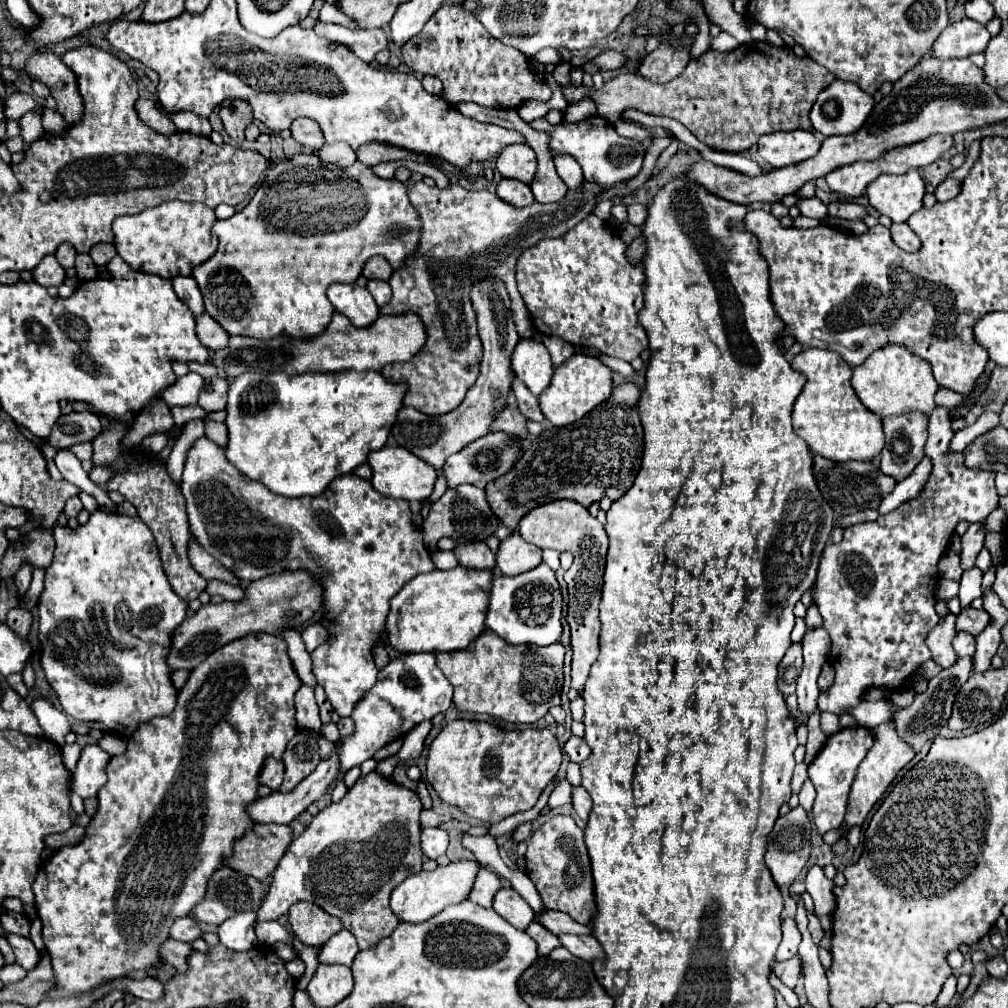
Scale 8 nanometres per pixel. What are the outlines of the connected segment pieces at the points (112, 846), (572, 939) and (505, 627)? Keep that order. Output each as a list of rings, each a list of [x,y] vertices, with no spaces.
[[[252,633],[242,639],[230,641],[228,645],[216,649],[216,653],[208,655],[196,669],[190,671],[184,687],[178,691],[176,709],[166,717],[154,717],[152,721],[140,723],[138,729],[130,735],[126,753],[114,755],[108,761],[106,773],[108,781],[98,791],[98,811],[86,825],[86,835],[76,845],[66,845],[56,849],[46,861],[42,861],[38,875],[32,883],[34,891],[34,907],[42,921],[42,939],[46,945],[46,951],[50,955],[52,971],[56,985],[48,991],[48,999],[58,997],[74,997],[80,993],[92,993],[102,983],[128,977],[134,969],[160,969],[162,957],[160,957],[160,945],[170,937],[170,927],[178,917],[186,917],[192,913],[192,909],[204,899],[208,879],[214,875],[218,867],[224,865],[228,857],[232,857],[232,847],[238,839],[244,837],[246,831],[254,827],[254,821],[246,813],[246,805],[256,801],[256,789],[258,789],[258,775],[264,767],[264,761],[268,757],[282,759],[282,753],[288,745],[288,741],[298,733],[298,725],[294,719],[294,695],[300,689],[302,681],[286,653],[286,641],[278,635],[270,633]]]
[[[560,935],[560,941],[572,955],[584,961],[604,959],[604,949],[600,947],[598,939],[592,935]]]
[[[538,565],[528,573],[508,577],[494,575],[490,585],[490,601],[486,611],[486,627],[502,637],[510,645],[530,643],[530,645],[550,645],[562,635],[562,595],[554,571],[548,565]]]

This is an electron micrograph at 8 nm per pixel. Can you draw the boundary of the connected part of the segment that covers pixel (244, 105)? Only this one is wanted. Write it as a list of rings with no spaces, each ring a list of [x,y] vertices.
[[[228,99],[220,105],[220,119],[224,123],[226,133],[236,141],[244,141],[244,129],[248,123],[252,123],[252,107],[248,101],[240,99]]]

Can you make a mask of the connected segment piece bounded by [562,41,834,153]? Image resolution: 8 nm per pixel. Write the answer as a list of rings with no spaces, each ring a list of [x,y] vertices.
[[[750,41],[738,45],[734,51],[714,51],[708,49],[698,59],[690,59],[686,69],[668,83],[652,83],[646,77],[634,75],[634,73],[618,73],[614,79],[604,83],[602,89],[584,87],[584,85],[562,85],[564,99],[568,103],[578,103],[584,97],[592,99],[598,105],[598,115],[606,121],[614,123],[620,119],[620,113],[624,109],[636,109],[650,115],[666,115],[672,119],[678,119],[684,127],[690,129],[690,133],[704,145],[722,151],[722,153],[746,153],[752,145],[758,143],[758,139],[764,133],[776,133],[776,131],[792,131],[792,129],[804,129],[814,131],[810,123],[810,109],[818,97],[818,93],[832,83],[834,77],[828,73],[828,69],[822,69],[812,61],[810,57],[800,59],[794,55],[790,47],[774,47],[766,41]]]

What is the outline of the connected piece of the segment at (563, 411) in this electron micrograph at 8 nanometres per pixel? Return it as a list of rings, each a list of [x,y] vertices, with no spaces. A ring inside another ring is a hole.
[[[574,353],[568,361],[564,361],[560,367],[556,367],[550,385],[542,391],[538,401],[540,401],[540,409],[542,409],[544,417],[554,427],[564,427],[568,423],[582,419],[596,405],[604,403],[610,397],[612,389],[614,389],[612,371],[598,357]]]

